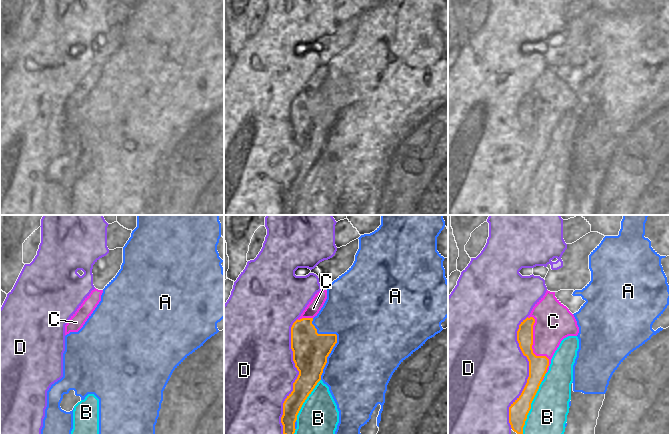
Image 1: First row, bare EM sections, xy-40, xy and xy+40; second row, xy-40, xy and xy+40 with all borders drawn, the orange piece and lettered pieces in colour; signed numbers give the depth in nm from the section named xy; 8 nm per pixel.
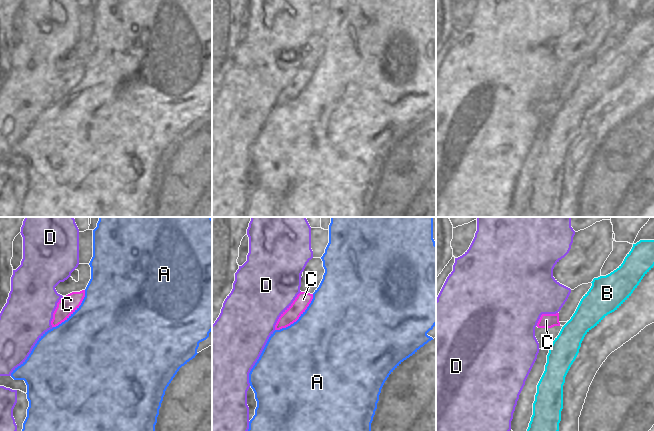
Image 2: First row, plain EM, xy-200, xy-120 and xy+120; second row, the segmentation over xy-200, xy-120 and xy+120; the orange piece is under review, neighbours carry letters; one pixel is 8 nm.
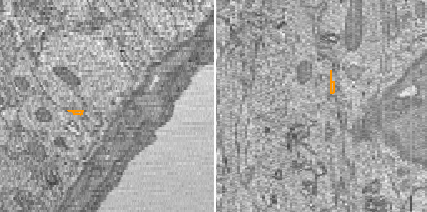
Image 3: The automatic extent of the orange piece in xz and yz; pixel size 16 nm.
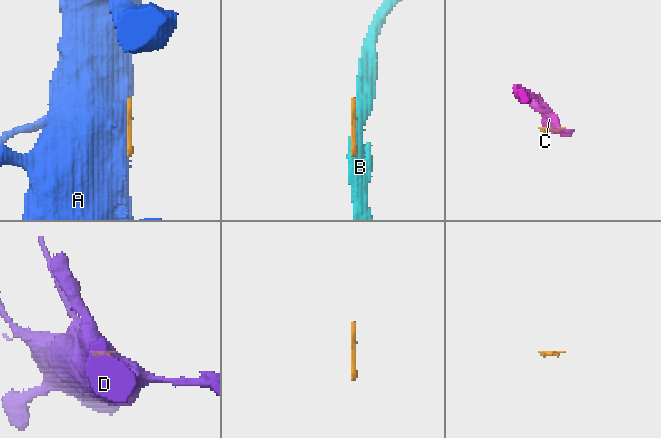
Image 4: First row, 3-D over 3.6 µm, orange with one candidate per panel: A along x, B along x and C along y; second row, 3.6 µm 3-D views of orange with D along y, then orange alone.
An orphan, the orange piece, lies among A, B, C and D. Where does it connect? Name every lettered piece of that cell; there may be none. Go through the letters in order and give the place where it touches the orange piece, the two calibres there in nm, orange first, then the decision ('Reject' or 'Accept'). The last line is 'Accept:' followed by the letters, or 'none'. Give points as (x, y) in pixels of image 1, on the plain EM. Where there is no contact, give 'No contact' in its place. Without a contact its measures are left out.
A: Touches orange at xy (336, 117). Thickness 280 nm (orange) against 500 nm. Reject
B: Touches orange at xy+40 (530, 184). Thickness 160 nm (orange) against 320 nm. Reject
C: Touches orange at xy+40 (531, 124). Thickness 150 nm (orange) against 280 nm. Accept
D: Touches orange at xy+40 (529, 148). Thickness 150 nm (orange) against 480 nm. Reject
Accept: C

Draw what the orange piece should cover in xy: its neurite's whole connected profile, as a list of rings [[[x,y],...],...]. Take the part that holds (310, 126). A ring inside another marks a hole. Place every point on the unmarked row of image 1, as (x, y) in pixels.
[[[320,66],[309,78],[301,92],[291,103],[291,125],[293,137],[299,151],[293,159],[293,167],[283,179],[281,199],[283,210],[293,212],[297,191],[321,156],[327,133],[337,119],[336,110],[318,110],[312,100],[327,75],[327,66]]]

